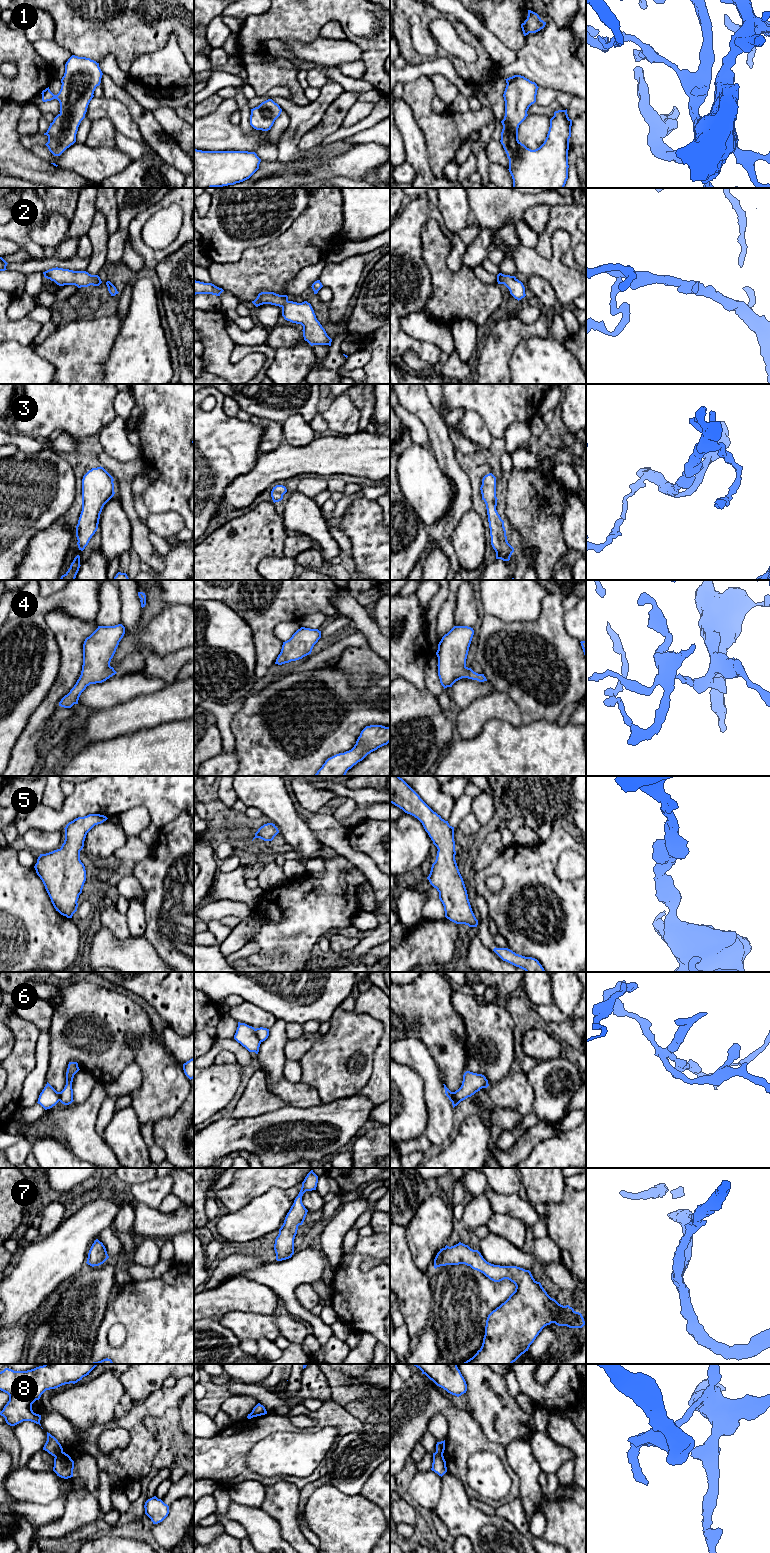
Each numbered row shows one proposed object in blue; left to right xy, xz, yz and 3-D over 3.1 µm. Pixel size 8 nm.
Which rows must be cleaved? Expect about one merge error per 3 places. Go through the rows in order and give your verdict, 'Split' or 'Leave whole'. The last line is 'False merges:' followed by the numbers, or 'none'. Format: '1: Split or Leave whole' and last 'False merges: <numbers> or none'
1: Leave whole
2: Leave whole
3: Leave whole
4: Leave whole
5: Leave whole
6: Split
7: Leave whole
8: Split
False merges: 6, 8

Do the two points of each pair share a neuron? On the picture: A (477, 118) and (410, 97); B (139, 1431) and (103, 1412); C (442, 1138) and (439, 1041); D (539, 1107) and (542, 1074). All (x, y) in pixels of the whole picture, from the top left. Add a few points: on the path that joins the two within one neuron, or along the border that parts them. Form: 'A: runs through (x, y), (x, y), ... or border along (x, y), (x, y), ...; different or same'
A: runs through (460, 122), (435, 122), (427, 114); same
B: border along (113, 1418), (106, 1423), (98, 1423), (90, 1427); different
C: border along (431, 1054), (443, 1083); different
D: runs through (542, 1099), (542, 1082); same

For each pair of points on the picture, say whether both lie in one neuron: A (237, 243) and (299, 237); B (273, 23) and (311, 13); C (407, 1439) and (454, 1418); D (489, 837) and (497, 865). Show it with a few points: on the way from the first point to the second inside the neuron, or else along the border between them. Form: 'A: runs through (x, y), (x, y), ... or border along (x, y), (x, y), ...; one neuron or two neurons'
A: border along (289, 226), (266, 243), (248, 248); two neurons
B: runs through (282, 21), (302, 19); one neuron
C: border along (454, 1408), (443, 1413); two neurons
D: border along (504, 848), (489, 864), (475, 871); two neurons

